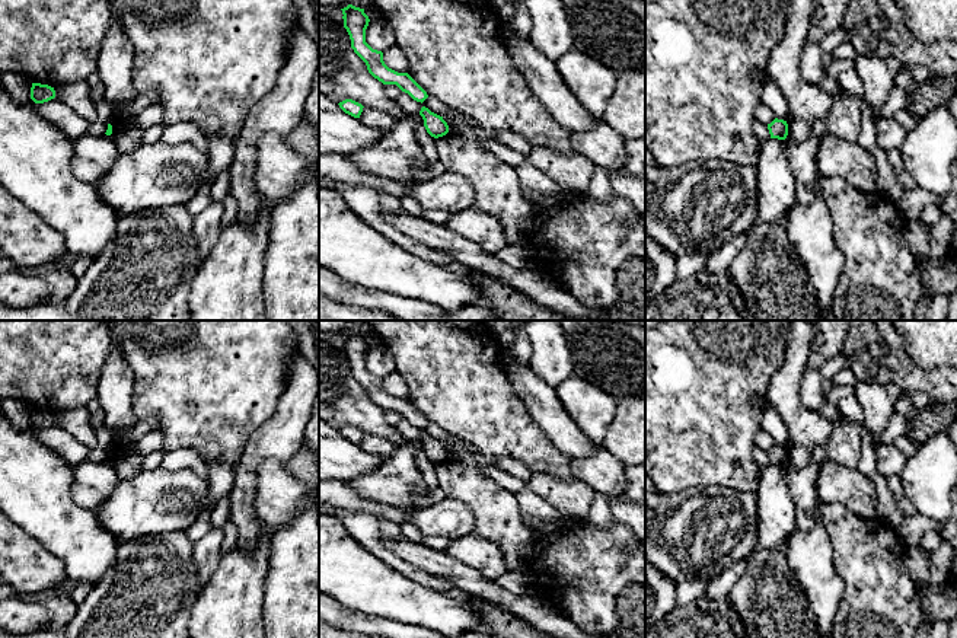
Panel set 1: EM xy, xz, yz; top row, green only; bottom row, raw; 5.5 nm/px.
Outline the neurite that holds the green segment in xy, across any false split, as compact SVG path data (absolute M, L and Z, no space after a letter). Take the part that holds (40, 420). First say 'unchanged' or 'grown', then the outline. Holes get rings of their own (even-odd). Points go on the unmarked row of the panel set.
unchanged; M32 409L31 414L31 425L35 430L44 430L55 424L55 417L54 414L48 411L41 411L41 409Z

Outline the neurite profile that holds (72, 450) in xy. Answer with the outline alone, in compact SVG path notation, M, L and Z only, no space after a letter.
M55 424L44 430L35 430L29 425L26 431L55 452L71 468L87 460L89 447Z

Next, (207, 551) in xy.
M211 527L211 530L192 545L194 564L201 588L207 586L216 572L223 555L223 529Z

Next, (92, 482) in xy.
M86 460L73 466L73 500L92 513L111 495L117 484L118 475L111 462L92 463Z

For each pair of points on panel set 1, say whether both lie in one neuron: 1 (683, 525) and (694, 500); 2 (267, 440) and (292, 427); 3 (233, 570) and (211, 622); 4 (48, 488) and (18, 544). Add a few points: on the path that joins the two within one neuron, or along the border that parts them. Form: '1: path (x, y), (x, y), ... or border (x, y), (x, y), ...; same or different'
1: path (689, 519), (694, 506); same
2: path (273, 440), (286, 430); same
3: path (233, 583), (233, 597), (225, 609); same
4: border (15, 522), (51, 554); different

